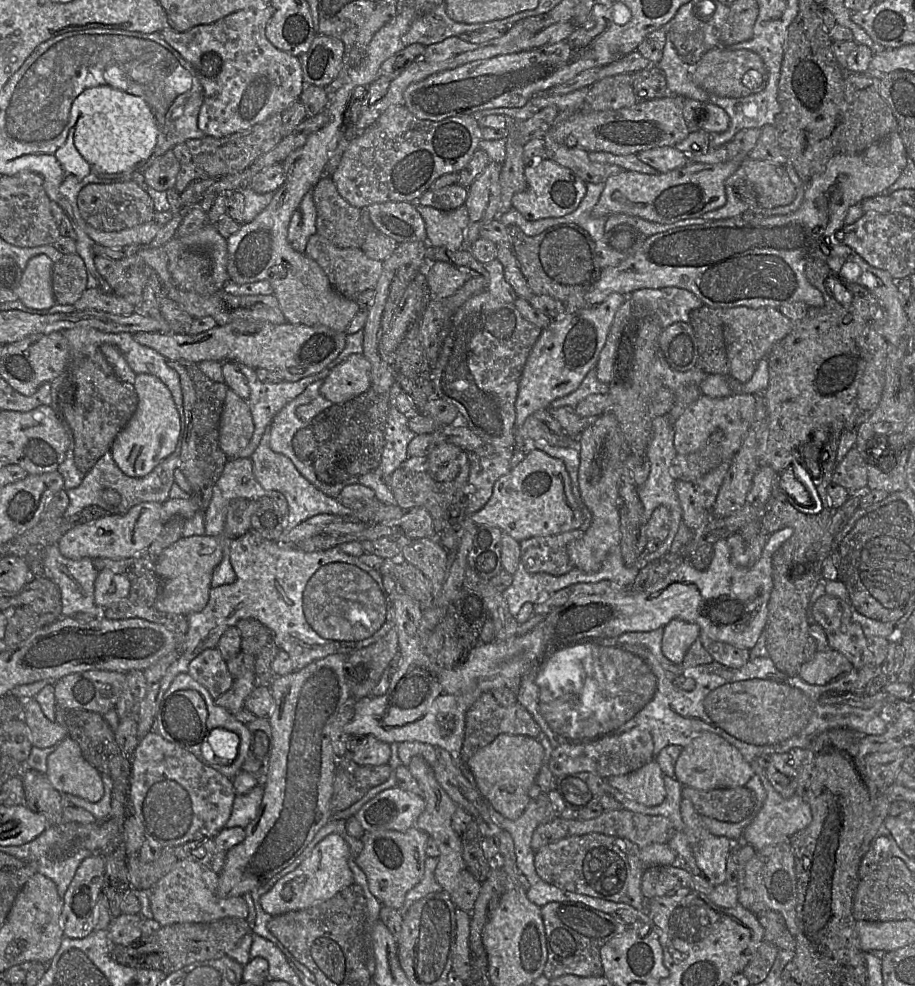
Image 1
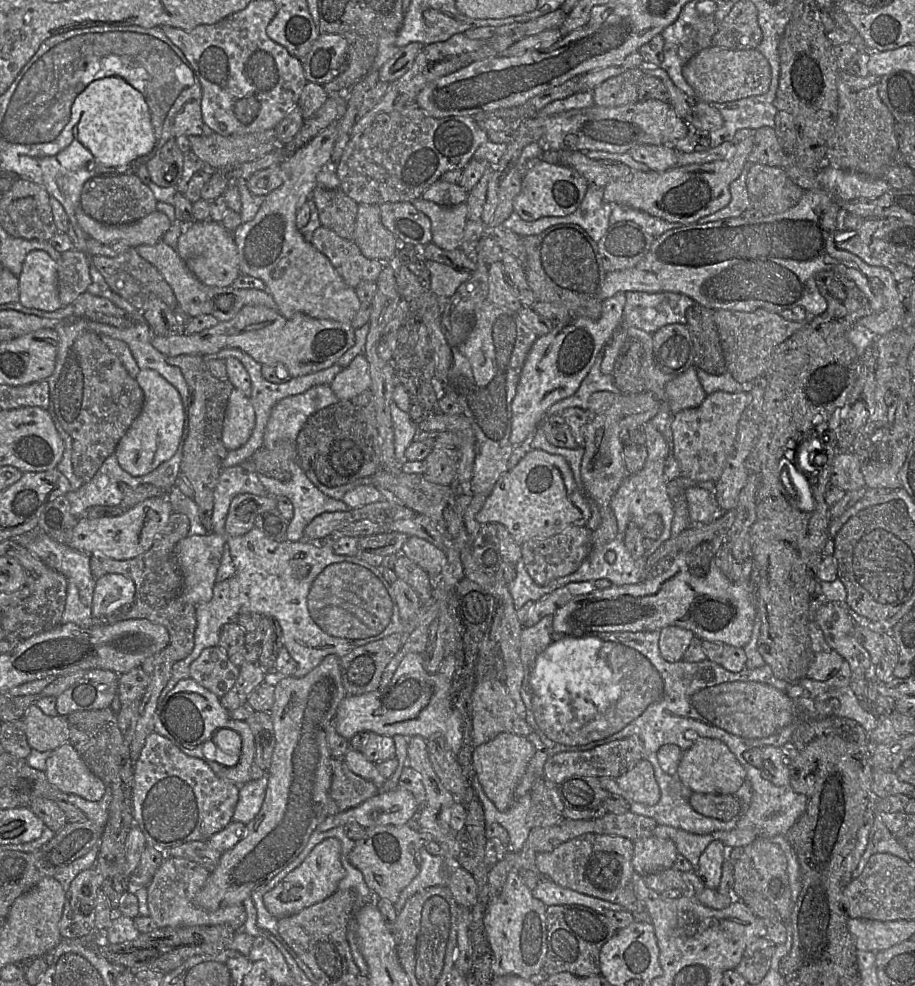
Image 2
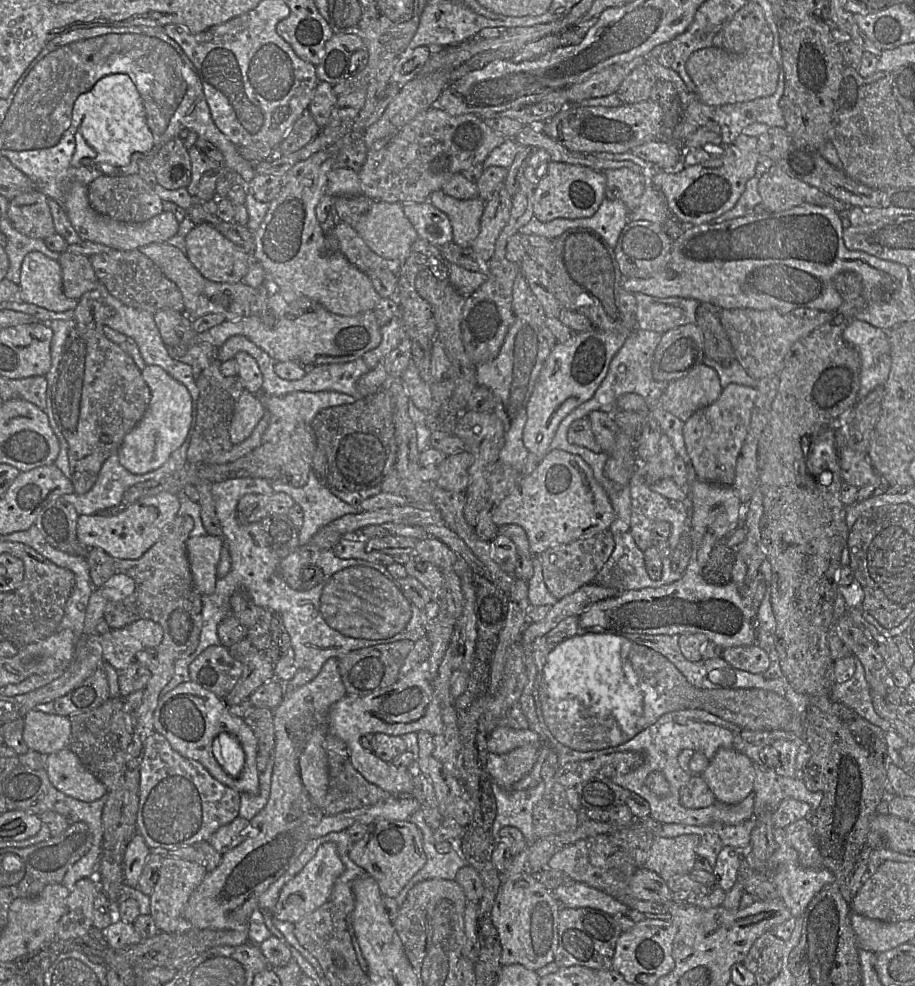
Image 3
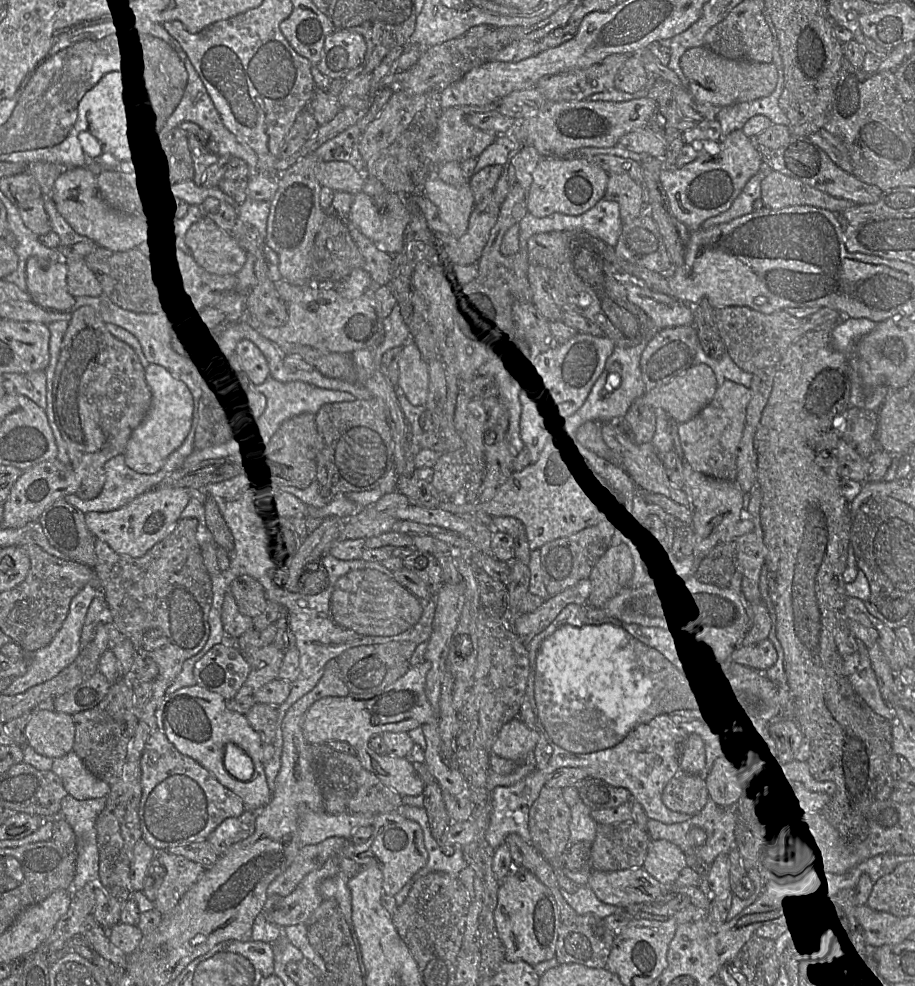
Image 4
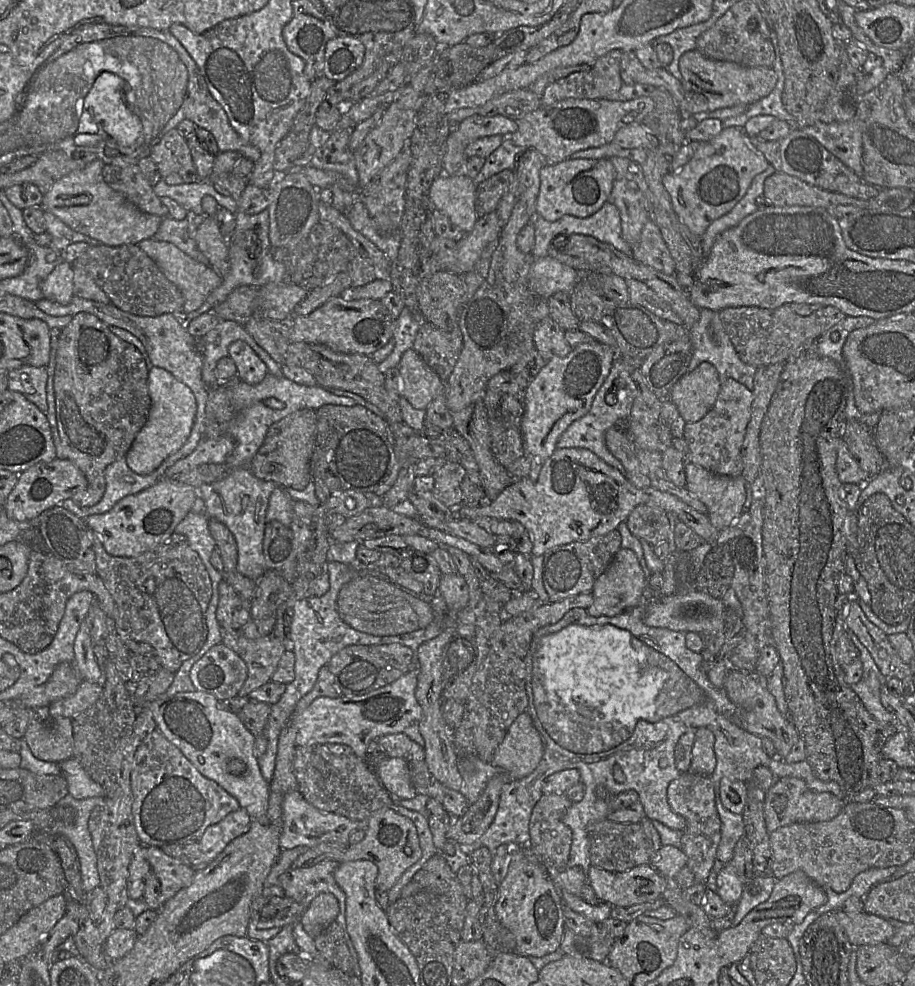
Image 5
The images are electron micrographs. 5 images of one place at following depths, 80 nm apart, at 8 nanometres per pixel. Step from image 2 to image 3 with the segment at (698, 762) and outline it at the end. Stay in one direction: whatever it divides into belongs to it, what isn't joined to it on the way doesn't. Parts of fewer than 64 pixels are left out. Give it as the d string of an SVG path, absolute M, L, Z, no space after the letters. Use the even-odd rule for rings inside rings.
M720 747L700 774L715 795L715 801L724 804L738 804L752 795L755 782L755 764L745 754L734 748Z

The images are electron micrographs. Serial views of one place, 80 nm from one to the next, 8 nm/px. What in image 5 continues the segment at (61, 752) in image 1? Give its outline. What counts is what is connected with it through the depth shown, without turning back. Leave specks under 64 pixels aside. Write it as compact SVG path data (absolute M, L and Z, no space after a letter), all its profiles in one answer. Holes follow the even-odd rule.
M71 757L58 764L67 780L68 792L72 796L77 799L105 797L103 787L89 776L77 759Z

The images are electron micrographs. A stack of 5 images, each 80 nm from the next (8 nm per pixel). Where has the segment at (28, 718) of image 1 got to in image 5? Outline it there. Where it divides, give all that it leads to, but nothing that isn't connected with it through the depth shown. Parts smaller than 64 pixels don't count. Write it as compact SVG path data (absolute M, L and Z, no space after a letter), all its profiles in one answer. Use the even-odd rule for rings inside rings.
M39 713L29 723L24 740L37 758L62 763L73 757L72 718L49 718Z

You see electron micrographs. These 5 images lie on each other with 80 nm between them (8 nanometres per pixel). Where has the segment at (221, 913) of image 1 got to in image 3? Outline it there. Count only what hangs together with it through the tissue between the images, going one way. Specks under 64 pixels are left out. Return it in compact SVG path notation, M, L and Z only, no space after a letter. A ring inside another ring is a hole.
M164 855L159 877L150 898L150 915L160 932L185 931L191 928L184 918L184 909L189 897L208 872L199 864Z

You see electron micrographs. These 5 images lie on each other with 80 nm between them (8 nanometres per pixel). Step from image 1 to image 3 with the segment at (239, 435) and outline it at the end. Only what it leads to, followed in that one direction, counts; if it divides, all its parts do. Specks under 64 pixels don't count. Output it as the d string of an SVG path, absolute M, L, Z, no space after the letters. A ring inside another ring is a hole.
M243 390L238 397L229 426L229 437L233 445L246 440L261 420L265 407L257 394Z

